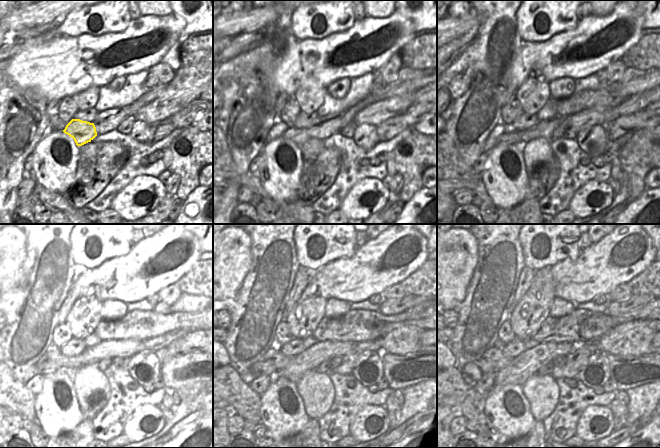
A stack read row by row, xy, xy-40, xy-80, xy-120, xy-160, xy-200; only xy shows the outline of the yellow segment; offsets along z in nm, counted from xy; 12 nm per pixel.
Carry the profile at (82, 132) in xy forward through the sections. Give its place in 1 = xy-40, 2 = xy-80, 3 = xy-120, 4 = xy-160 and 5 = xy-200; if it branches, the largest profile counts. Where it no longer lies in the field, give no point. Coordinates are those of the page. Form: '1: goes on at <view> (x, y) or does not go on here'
1: goes on at xy-40 (299, 136)
2: goes on at xy-80 (497, 135)
3: goes on at xy-120 (46, 365)
4: goes on at xy-160 (260, 368)
5: goes on at xy-200 (474, 371)

